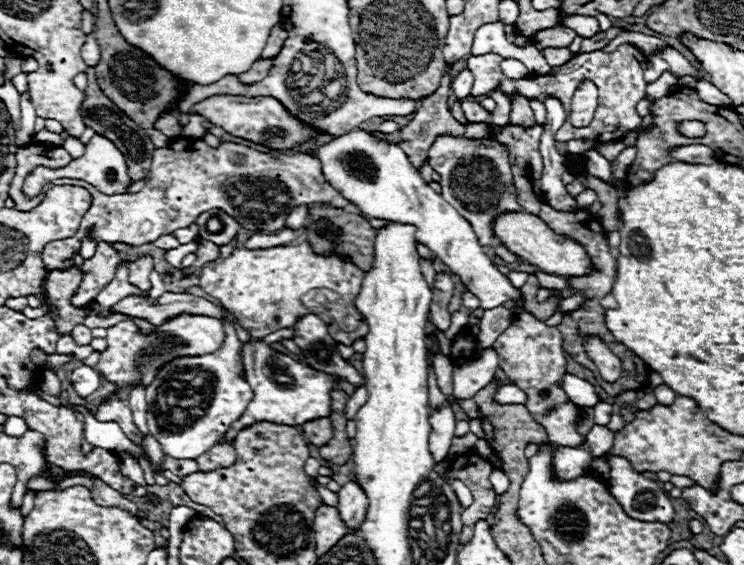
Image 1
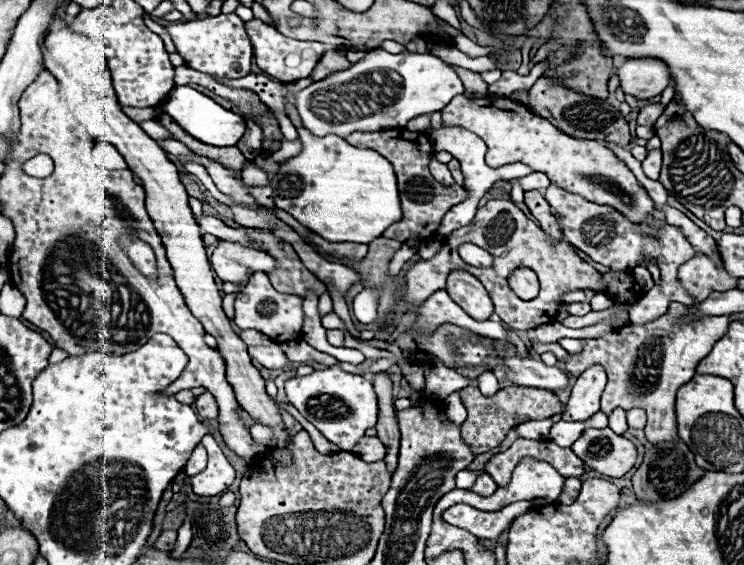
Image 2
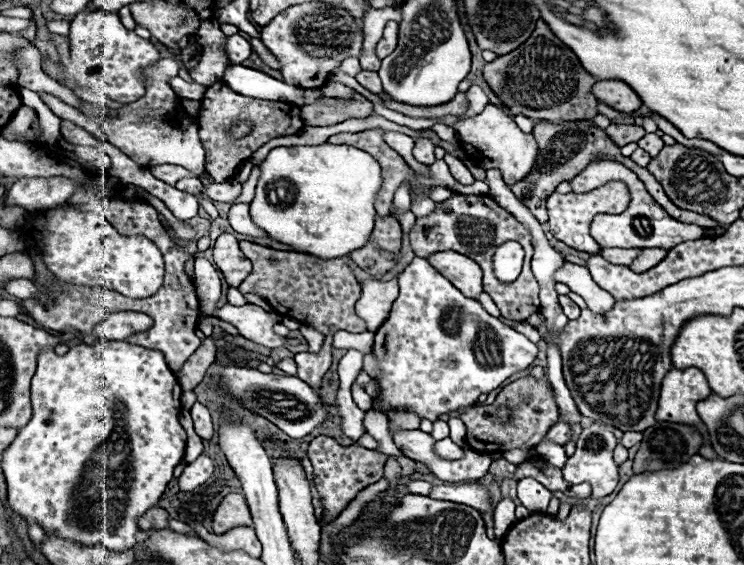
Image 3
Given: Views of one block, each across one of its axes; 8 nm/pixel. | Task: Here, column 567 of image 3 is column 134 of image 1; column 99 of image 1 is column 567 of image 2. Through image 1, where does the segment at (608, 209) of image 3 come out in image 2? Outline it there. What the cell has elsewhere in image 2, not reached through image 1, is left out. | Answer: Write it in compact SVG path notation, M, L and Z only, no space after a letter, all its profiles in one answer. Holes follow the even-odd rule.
M550 184L546 188L544 198L562 216L566 240L578 250L582 250L584 254L588 254L594 262L604 264L608 268L624 268L632 272L632 268L636 268L638 264L646 266L652 260L660 268L660 282L655 284L652 290L648 290L646 296L642 296L642 300L634 308L630 308L632 324L648 324L660 318L667 312L670 302L680 302L684 306L694 304L694 298L688 292L684 292L684 286L676 276L676 268L680 268L684 260L696 256L694 246L684 238L680 228L670 226L654 216L648 216L640 224L634 224L628 218L624 218L624 214L616 212L616 208L600 206L590 200L584 200L582 196L568 194L564 192L564 188L556 184Z

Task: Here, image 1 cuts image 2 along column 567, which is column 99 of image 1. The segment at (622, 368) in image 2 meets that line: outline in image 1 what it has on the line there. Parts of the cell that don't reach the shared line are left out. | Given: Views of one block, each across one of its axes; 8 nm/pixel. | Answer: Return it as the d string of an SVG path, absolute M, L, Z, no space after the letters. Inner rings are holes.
M182 314L176 318L170 318L168 322L156 326L150 334L140 334L136 324L132 320L122 320L114 326L108 328L106 340L108 348L102 352L98 370L102 370L102 376L110 382L116 384L118 398L128 400L128 386L132 384L144 384L148 386L150 380L154 380L156 370L166 364L172 358L178 356L202 356L218 350L224 342L224 324L218 318L210 316L192 316L192 314Z

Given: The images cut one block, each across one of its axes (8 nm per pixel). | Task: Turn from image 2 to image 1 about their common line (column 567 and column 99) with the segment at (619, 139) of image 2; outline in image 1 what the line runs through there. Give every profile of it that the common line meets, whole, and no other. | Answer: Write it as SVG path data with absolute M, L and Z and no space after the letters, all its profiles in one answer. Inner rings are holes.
M88 68L86 70L86 76L88 76L88 88L86 88L86 100L82 104L82 116L84 116L84 122L94 128L98 134L110 138L120 150L122 154L126 156L126 164L128 164L128 172L130 172L130 178L132 180L142 180L148 176L148 170L150 170L150 164L152 164L152 154L154 154L154 144L150 140L150 136L146 134L146 130L138 128L138 124L134 124L134 120L130 120L122 110L118 110L112 100L100 90L98 82L96 82L96 72L94 68Z

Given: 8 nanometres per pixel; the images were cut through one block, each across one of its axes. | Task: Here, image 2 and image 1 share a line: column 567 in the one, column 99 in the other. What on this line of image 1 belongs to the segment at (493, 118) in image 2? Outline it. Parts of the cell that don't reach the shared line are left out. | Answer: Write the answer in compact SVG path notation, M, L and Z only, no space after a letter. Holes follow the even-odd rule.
M94 134L86 144L84 156L72 160L60 170L64 178L80 178L94 184L100 192L122 194L132 182L128 178L128 168L124 154L106 136Z

